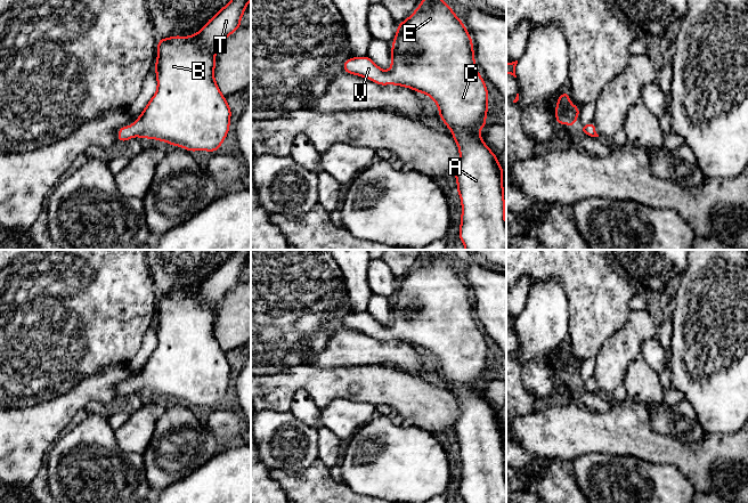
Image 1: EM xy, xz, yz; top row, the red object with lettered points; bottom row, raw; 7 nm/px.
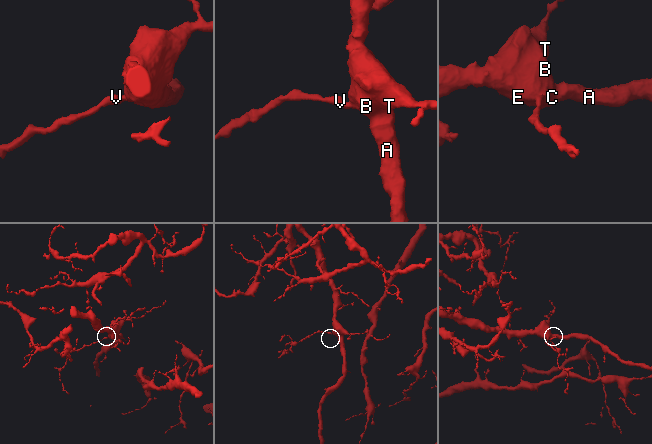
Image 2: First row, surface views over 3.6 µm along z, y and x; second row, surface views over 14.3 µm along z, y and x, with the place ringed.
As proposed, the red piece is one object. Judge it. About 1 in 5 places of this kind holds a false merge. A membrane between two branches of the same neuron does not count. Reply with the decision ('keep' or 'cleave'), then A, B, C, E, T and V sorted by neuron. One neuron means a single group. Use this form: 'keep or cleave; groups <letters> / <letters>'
keep; groups A B C E T V

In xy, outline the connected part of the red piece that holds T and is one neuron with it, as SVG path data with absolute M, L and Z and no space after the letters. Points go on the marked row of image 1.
M230 0L200 32L190 36L158 39L154 68L156 92L131 127L119 129L117 141L125 143L137 136L165 141L189 152L217 152L229 131L231 109L214 80L216 52L241 27L241 18L249 1Z

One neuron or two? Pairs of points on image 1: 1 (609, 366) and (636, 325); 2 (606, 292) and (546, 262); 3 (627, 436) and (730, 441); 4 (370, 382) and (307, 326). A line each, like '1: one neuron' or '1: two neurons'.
1: one neuron
2: one neuron
3: one neuron
4: two neurons

